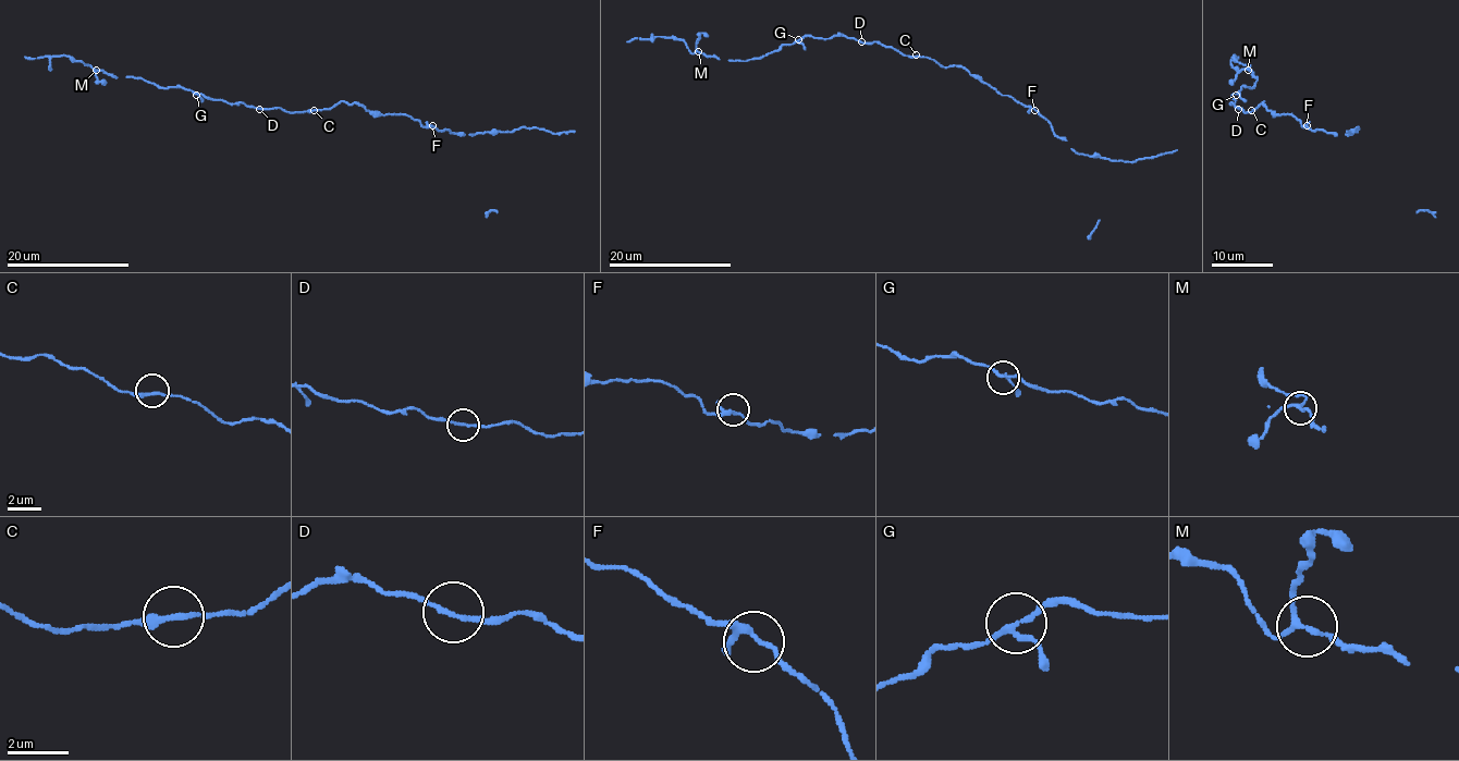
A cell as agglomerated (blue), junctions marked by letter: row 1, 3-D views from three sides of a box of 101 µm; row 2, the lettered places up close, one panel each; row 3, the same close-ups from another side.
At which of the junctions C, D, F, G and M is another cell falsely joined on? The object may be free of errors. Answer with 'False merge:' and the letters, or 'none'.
False merge: none

